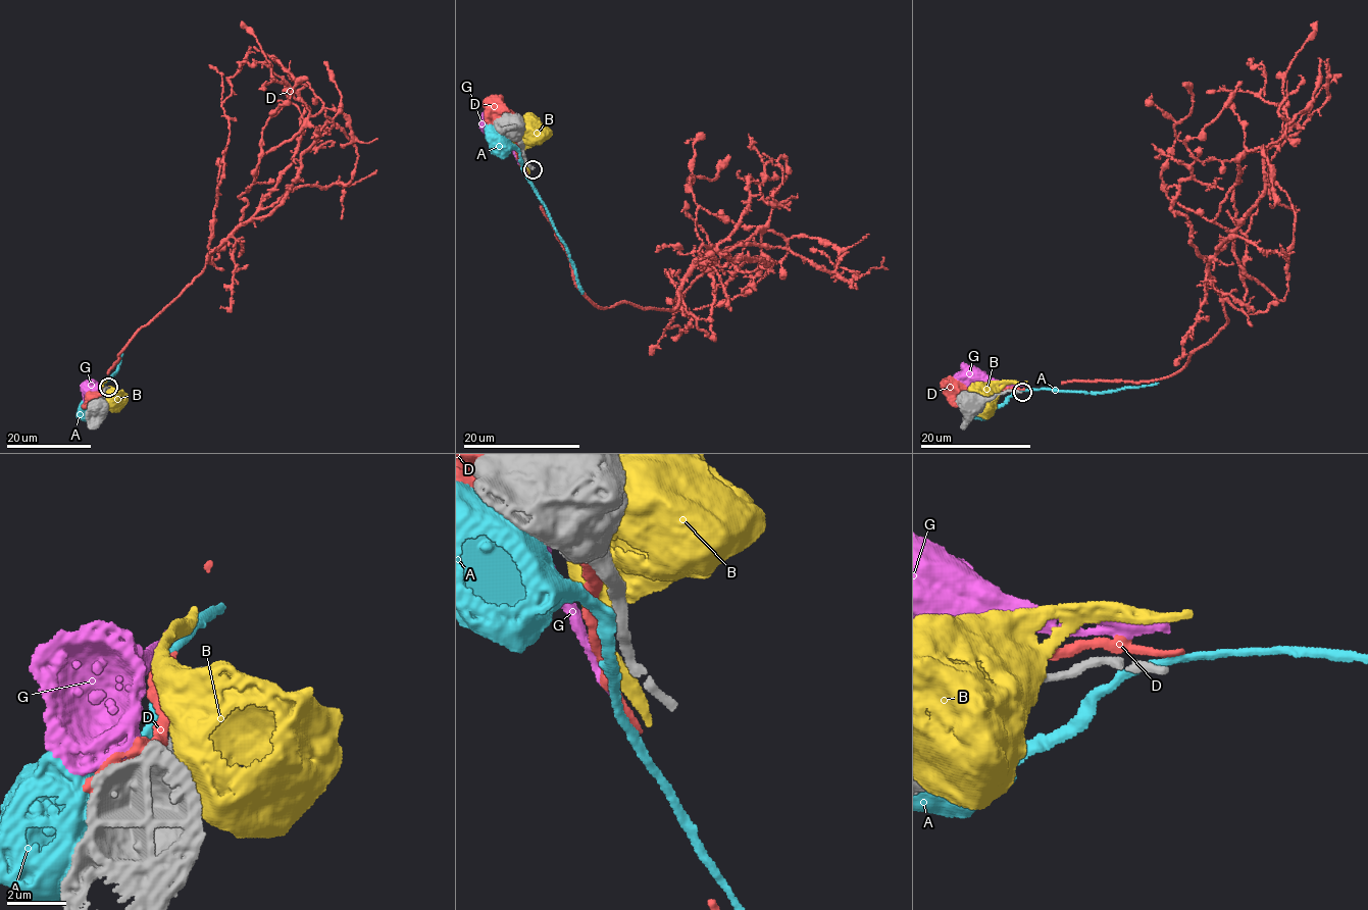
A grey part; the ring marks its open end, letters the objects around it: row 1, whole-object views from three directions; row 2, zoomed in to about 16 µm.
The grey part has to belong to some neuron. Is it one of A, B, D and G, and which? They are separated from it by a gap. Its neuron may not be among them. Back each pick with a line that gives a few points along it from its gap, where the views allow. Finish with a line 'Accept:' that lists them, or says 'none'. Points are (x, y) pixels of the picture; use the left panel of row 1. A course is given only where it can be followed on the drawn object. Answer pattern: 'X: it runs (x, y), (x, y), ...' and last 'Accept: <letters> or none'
Accept: none

